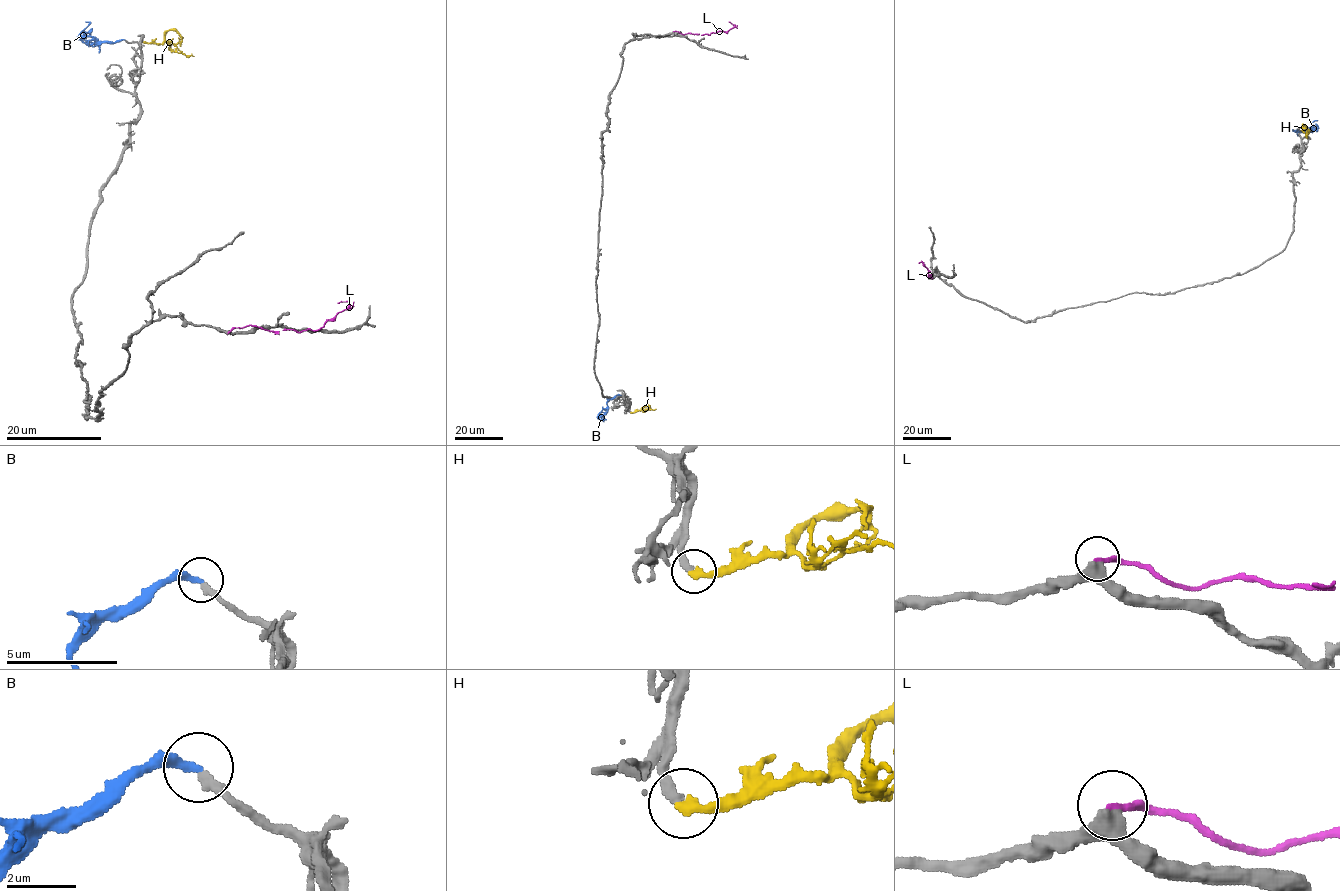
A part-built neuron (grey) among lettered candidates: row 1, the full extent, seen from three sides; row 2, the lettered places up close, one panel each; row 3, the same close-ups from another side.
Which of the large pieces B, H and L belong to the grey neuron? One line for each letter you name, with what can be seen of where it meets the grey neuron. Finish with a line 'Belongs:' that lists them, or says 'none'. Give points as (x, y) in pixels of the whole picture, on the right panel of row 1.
B: Touches grey at (1292, 129)
Belongs: B

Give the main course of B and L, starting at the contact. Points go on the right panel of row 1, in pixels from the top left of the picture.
B: (1292, 129), (1307, 131), (1317, 120)
L: (928, 278), (930, 274), (932, 277), (928, 276), (928, 270), (923, 263), (919, 263)

